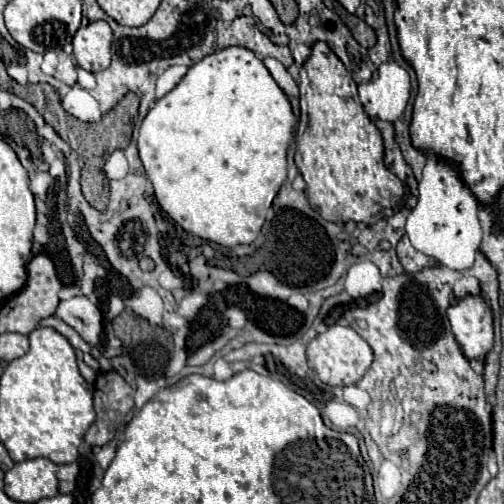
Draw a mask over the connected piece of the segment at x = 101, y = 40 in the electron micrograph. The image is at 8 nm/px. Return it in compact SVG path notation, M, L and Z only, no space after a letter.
M98 20L90 22L84 28L78 28L72 44L74 44L74 58L80 68L88 72L100 72L110 66L112 28L108 26L108 22Z

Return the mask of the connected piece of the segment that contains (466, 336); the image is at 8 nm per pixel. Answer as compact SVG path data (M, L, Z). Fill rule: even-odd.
M466 294L448 308L452 332L466 358L486 356L492 348L492 310L480 294Z

